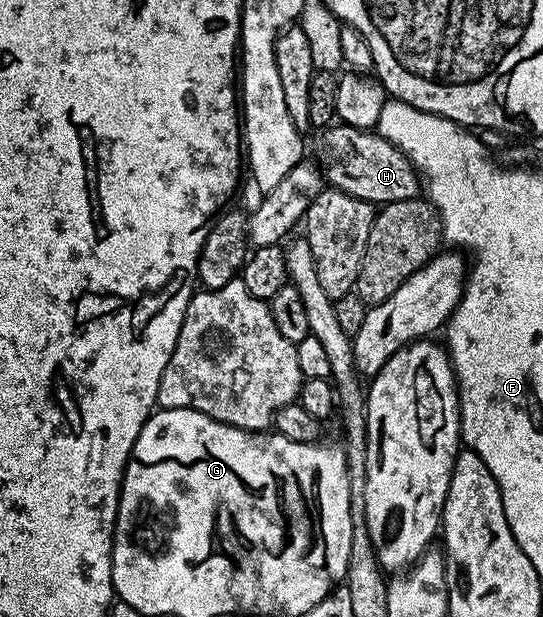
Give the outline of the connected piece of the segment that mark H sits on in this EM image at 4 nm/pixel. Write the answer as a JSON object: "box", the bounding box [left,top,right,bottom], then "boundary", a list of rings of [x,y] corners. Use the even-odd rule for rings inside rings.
{"box":[322,122,420,206],"boundary":[[[341,122],[335,123],[335,128],[330,128],[323,134],[322,140],[326,143],[326,156],[330,161],[324,164],[324,180],[329,187],[338,188],[344,194],[352,194],[369,204],[381,206],[392,202],[404,202],[415,199],[419,195],[420,173],[412,161],[406,157],[396,146],[388,143],[383,136],[374,130],[353,128]]]}

